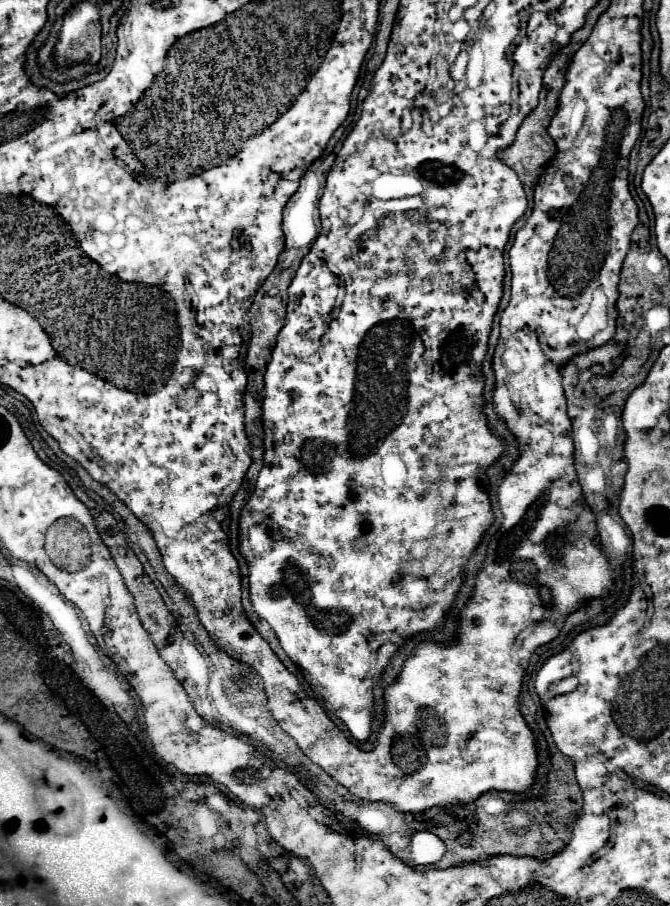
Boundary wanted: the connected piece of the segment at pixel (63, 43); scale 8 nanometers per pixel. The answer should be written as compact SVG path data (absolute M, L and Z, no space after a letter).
M80 2L70 8L60 28L60 40L54 48L56 64L70 66L74 62L100 60L100 22L98 4Z

